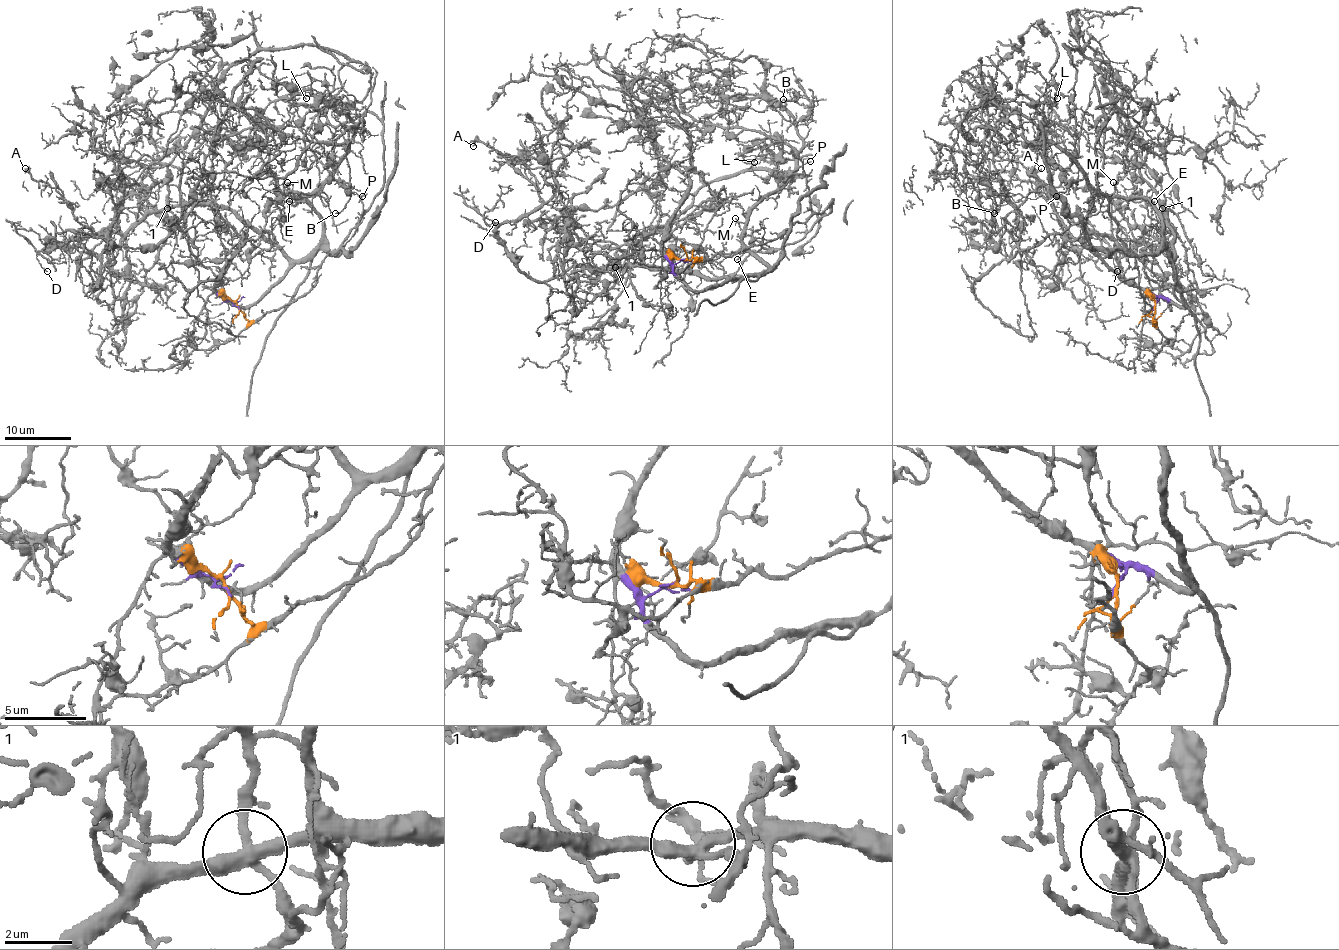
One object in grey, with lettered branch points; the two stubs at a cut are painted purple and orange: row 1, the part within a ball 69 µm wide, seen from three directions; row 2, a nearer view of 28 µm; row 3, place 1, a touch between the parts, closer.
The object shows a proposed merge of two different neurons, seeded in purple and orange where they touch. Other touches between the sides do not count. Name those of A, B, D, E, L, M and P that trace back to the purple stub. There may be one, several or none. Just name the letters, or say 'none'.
A, B, D, E, L, M, P

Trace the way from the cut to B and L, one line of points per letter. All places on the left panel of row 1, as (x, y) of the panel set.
B: (235, 306), (318, 244), (295, 198), (346, 153), (346, 113), (335, 213)
L: (235, 306), (225, 297), (253, 306), (321, 236), (295, 198), (346, 143), (305, 133), (293, 113), (306, 98)

